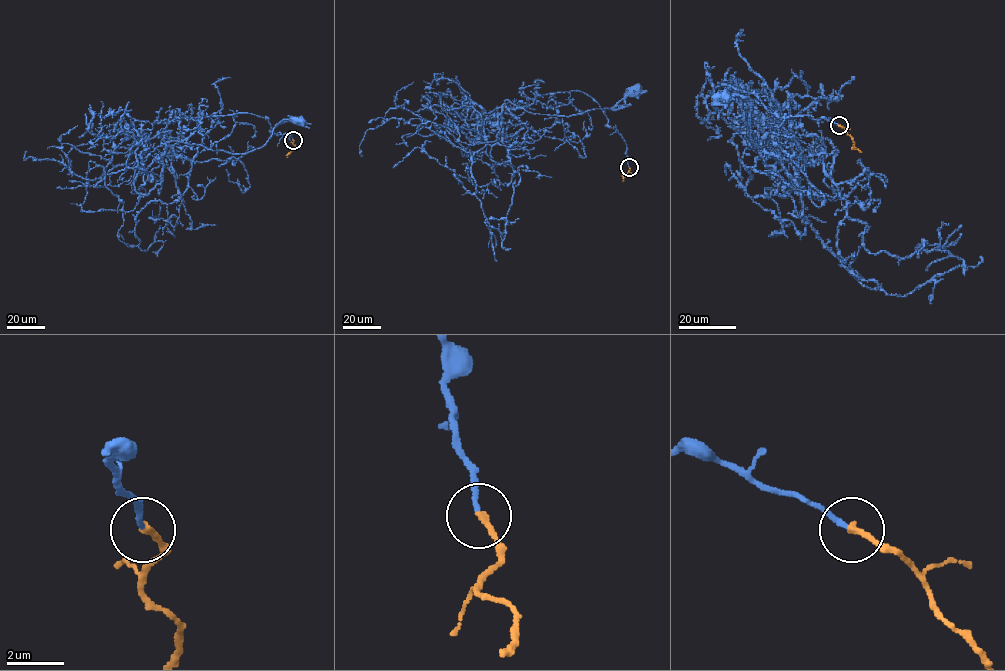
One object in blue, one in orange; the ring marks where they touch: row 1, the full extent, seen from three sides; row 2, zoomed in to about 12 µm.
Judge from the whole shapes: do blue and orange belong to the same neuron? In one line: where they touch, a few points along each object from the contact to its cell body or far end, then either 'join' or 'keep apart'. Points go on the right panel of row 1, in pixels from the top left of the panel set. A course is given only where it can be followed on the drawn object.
place (839, 125); course blue (838, 125), (780, 118), (753, 93), (722, 84), (758, 147), (750, 104), (723, 94); course orange (839, 125), (861, 152); join

